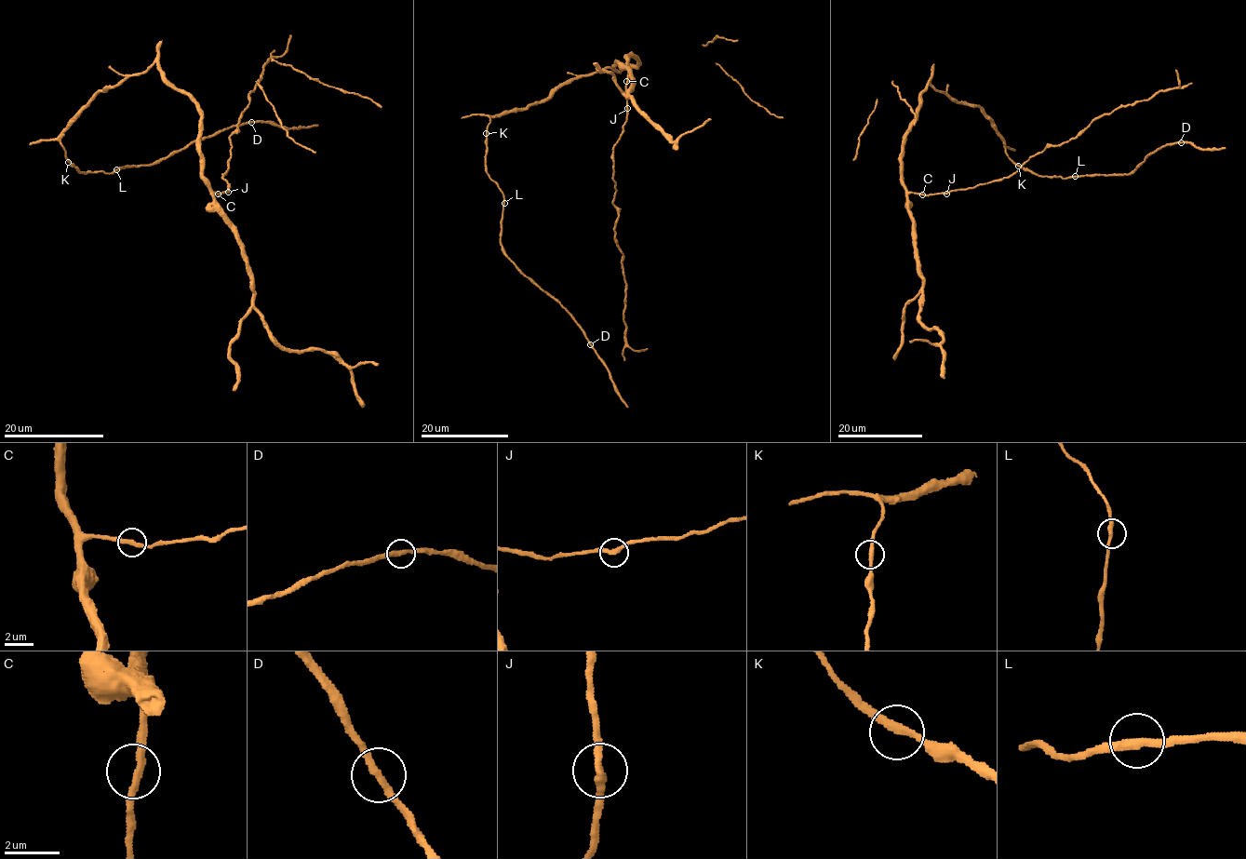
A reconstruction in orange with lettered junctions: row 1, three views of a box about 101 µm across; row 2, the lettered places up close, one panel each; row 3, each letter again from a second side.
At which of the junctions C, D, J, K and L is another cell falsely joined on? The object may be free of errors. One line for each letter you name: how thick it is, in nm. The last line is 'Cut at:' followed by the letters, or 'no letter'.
Cut at: no letter

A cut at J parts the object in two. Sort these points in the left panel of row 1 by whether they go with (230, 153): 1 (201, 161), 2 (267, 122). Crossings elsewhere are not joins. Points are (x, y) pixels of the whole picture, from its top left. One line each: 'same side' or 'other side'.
1: other side
2: other side

